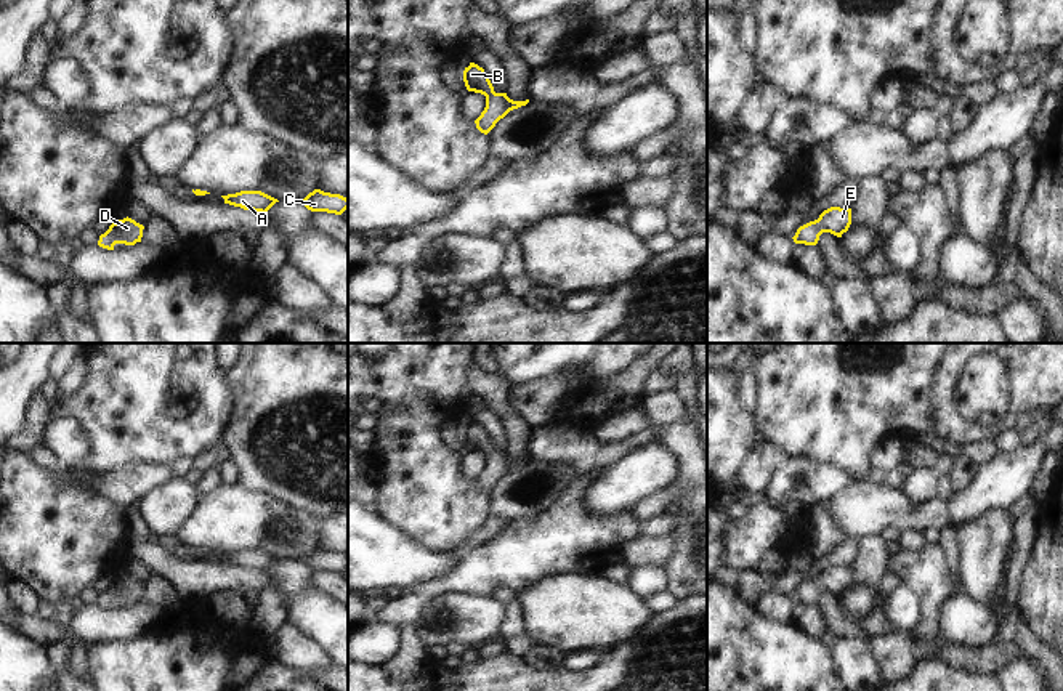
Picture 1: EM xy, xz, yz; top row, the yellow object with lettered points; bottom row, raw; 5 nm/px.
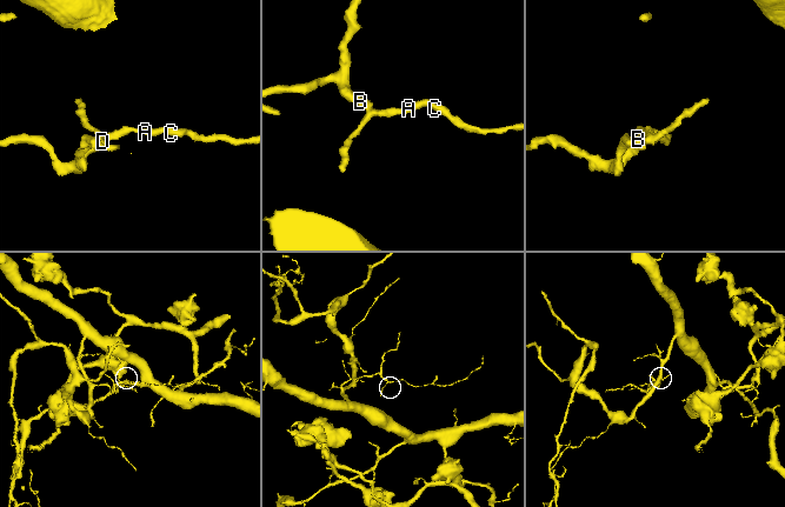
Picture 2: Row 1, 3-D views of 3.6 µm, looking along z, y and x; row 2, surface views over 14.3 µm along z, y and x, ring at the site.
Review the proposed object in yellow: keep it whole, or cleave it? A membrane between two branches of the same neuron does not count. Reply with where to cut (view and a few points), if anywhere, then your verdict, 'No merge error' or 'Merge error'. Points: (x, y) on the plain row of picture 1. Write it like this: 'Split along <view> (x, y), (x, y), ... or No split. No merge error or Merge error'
No split. No merge error.

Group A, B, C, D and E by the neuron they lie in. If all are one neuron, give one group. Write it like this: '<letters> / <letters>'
A B C D E

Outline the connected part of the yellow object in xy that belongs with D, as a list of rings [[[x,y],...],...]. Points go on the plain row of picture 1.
[[[123,577],[109,585],[109,588],[99,595],[98,604],[107,609],[114,609],[115,603],[135,604],[141,601],[144,585],[131,577]]]

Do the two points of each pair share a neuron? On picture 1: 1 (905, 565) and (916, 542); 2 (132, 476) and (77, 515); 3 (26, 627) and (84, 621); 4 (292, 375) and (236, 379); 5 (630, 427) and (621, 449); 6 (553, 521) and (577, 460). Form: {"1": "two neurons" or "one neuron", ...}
{"1": "two neurons", "2": "two neurons", "3": "one neuron", "4": "one neuron", "5": "two neurons", "6": "two neurons"}

